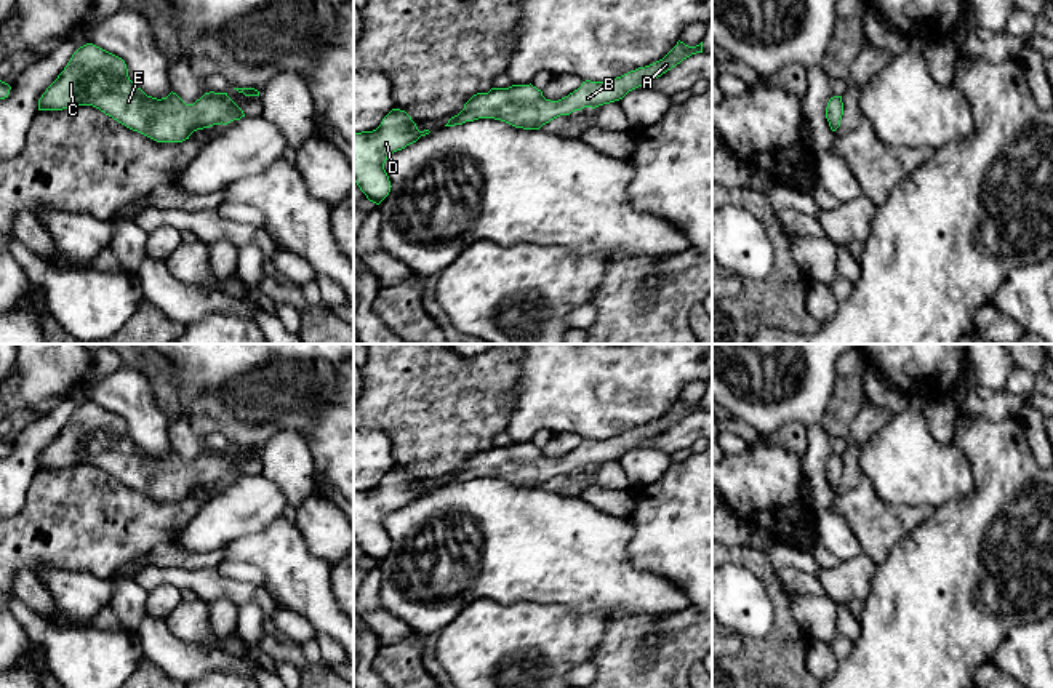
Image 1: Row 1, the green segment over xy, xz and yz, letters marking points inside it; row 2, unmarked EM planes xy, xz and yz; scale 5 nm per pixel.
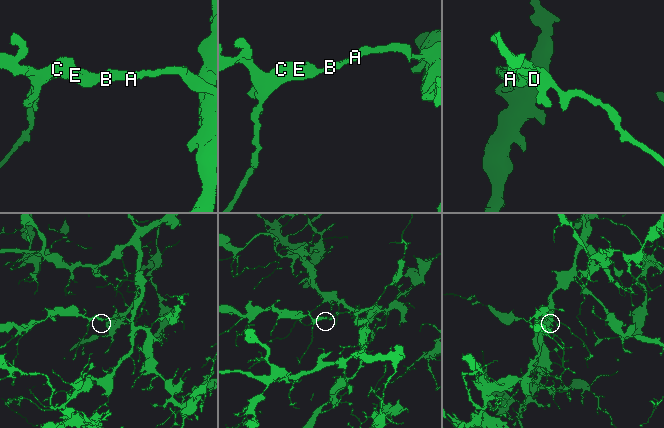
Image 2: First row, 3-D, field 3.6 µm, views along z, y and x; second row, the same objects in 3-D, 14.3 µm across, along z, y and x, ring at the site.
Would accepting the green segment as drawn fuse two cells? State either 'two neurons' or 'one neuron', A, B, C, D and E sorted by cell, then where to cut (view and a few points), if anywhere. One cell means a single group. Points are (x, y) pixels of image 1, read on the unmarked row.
one neuron; A B C D E; no cut

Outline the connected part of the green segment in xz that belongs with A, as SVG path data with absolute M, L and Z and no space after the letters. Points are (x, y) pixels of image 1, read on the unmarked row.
M679 398L663 418L608 440L586 438L578 448L559 459L546 458L543 450L531 442L491 446L488 451L474 453L445 485L462 483L478 477L494 477L515 486L539 488L560 474L619 459L629 450L661 435L696 411L703 411L703 400L696 405L688 405Z

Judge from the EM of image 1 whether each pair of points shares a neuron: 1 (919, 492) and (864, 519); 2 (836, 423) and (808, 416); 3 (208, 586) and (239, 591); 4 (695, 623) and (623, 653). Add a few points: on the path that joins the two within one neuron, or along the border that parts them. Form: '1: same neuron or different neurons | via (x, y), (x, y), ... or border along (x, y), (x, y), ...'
1: different neurons | border along (866, 479), (884, 501), (932, 508)
2: different neurons | border along (836, 384), (821, 423)
3: same neuron | via (216, 586), (231, 589)
4: same neuron | via (677, 640), (658, 653), (640, 653)

